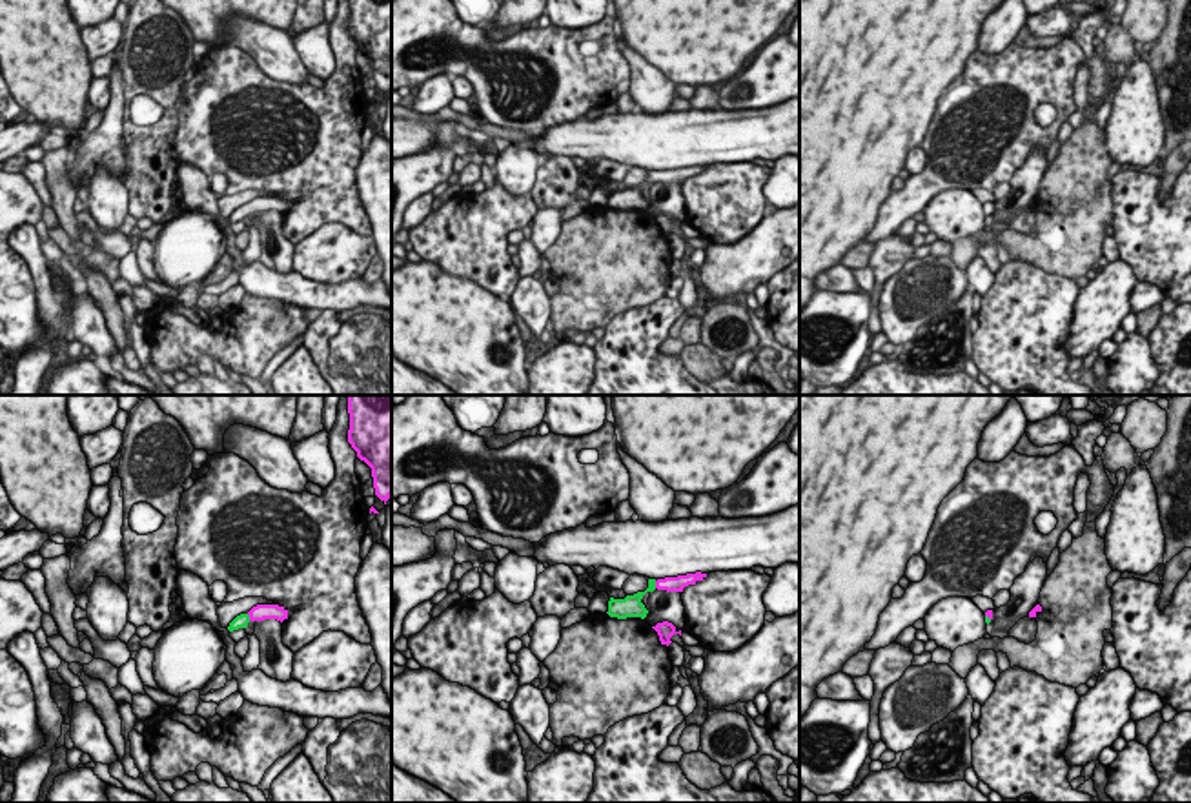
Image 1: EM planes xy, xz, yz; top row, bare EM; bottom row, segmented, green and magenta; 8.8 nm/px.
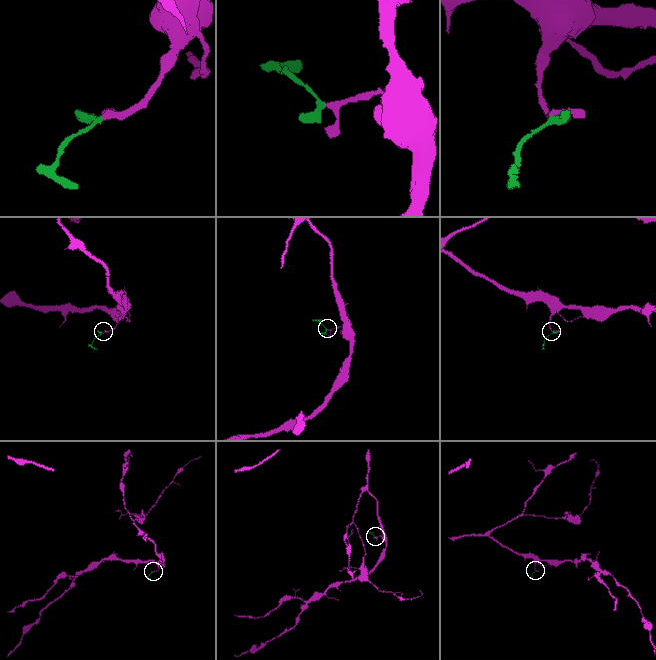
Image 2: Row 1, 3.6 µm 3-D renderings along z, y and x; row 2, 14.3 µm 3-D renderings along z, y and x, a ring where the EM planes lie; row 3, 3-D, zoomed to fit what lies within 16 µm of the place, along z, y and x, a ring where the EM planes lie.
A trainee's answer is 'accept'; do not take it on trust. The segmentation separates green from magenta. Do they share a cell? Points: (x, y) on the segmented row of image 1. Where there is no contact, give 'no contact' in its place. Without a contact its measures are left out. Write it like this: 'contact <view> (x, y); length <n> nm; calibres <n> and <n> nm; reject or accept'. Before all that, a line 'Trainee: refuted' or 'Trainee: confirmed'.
Trainee: confirmed
contact xy (248, 618); length 70 nm; calibres 130 and 140 nm; accept

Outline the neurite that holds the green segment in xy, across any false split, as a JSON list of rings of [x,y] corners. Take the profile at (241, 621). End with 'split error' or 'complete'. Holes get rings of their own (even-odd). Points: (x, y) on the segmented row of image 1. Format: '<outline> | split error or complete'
[[[257,605],[248,614],[237,615],[229,623],[228,630],[233,632],[239,628],[246,628],[249,621],[264,621],[264,619],[277,619],[282,623],[284,619],[288,619],[288,610],[279,605]]] | split error

